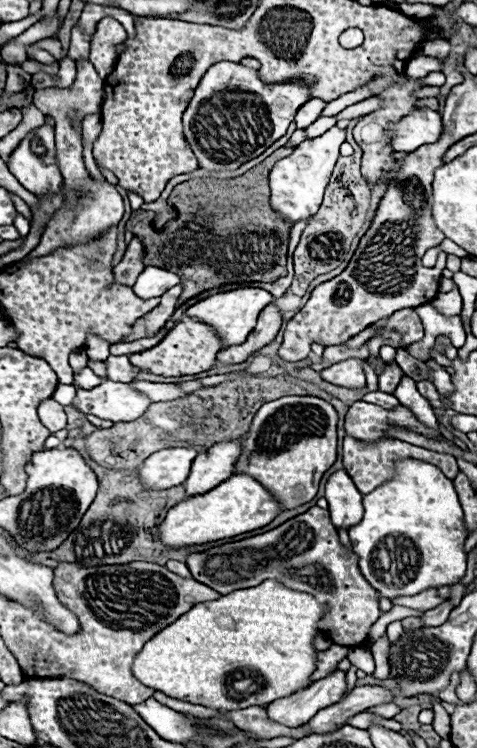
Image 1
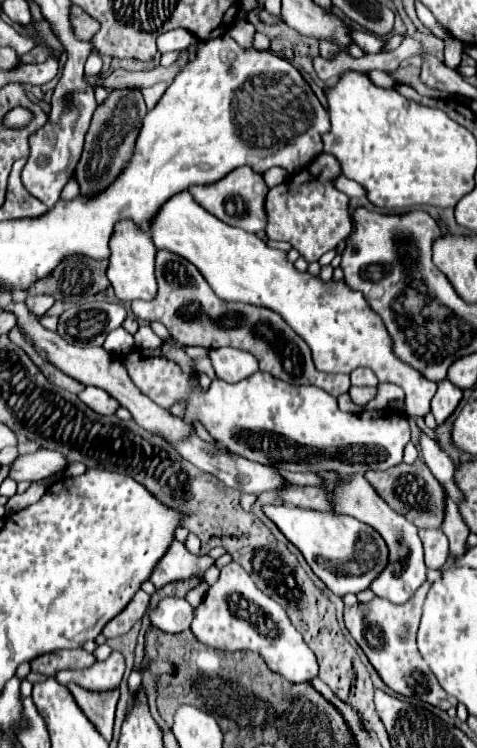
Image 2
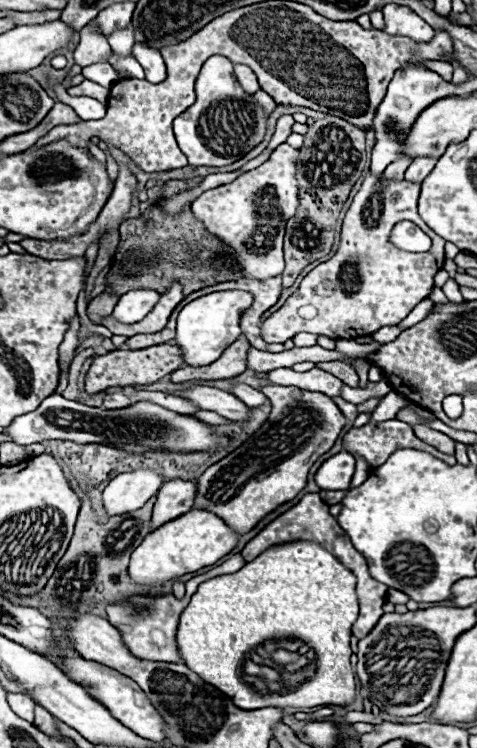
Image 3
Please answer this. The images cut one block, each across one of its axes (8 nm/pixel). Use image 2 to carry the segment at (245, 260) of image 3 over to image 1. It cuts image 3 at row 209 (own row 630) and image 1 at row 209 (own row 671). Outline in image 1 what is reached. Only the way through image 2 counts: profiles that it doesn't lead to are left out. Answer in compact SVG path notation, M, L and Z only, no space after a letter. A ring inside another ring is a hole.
M334 126L318 138L304 140L302 144L298 144L294 148L294 152L290 156L286 156L274 164L274 168L270 170L270 192L272 192L270 206L274 212L278 212L280 218L296 224L296 222L310 218L318 212L328 178L334 170L338 156L340 156L340 144L344 142L344 138L346 138L344 130Z

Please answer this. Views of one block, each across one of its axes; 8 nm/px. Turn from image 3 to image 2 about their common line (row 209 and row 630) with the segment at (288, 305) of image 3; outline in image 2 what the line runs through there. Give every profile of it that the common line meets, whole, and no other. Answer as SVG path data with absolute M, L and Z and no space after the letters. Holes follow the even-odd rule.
M430 582L424 584L422 588L418 588L418 592L402 606L390 604L388 600L382 600L382 598L374 598L368 604L358 604L358 606L346 608L344 622L346 622L346 628L350 630L352 638L364 650L370 664L376 668L376 672L388 684L388 688L392 688L394 692L398 692L402 696L414 696L422 702L428 702L432 706L448 710L450 706L456 704L456 700L452 700L442 690L436 676L430 672L428 664L424 662L424 658L420 656L420 652L416 648L416 630L420 624L422 604L424 604L428 588L430 588Z

